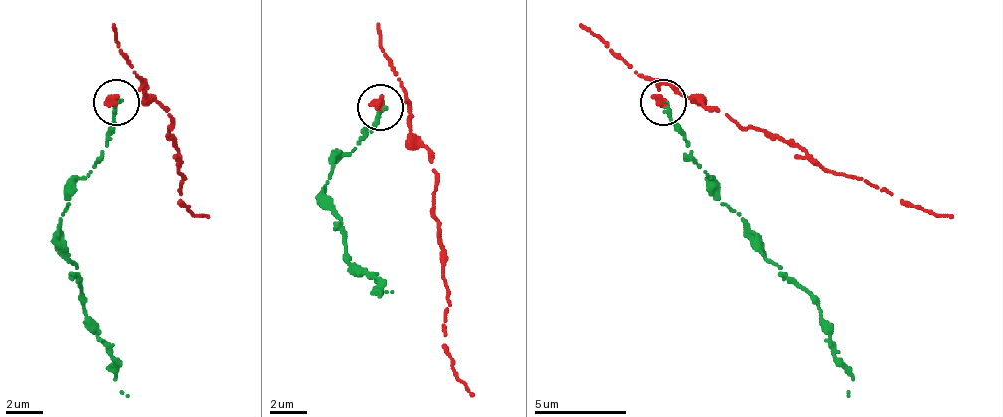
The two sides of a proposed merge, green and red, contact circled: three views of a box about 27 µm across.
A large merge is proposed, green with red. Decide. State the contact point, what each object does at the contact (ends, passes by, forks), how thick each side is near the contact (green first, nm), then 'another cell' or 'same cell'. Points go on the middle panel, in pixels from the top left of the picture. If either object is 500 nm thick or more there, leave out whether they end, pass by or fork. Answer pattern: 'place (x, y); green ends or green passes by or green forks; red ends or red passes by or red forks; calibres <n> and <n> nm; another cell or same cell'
place (380, 107); green ends; red ends; calibres 340 and 400 nm; another cell

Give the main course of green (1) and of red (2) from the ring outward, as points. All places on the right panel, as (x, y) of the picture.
1: (662, 101), (690, 156), (722, 203), (759, 249), (819, 309), (828, 346), (851, 378), (847, 397)
2: (662, 101), (662, 82), (717, 110), (745, 129), (796, 142), (838, 175), (953, 216)

